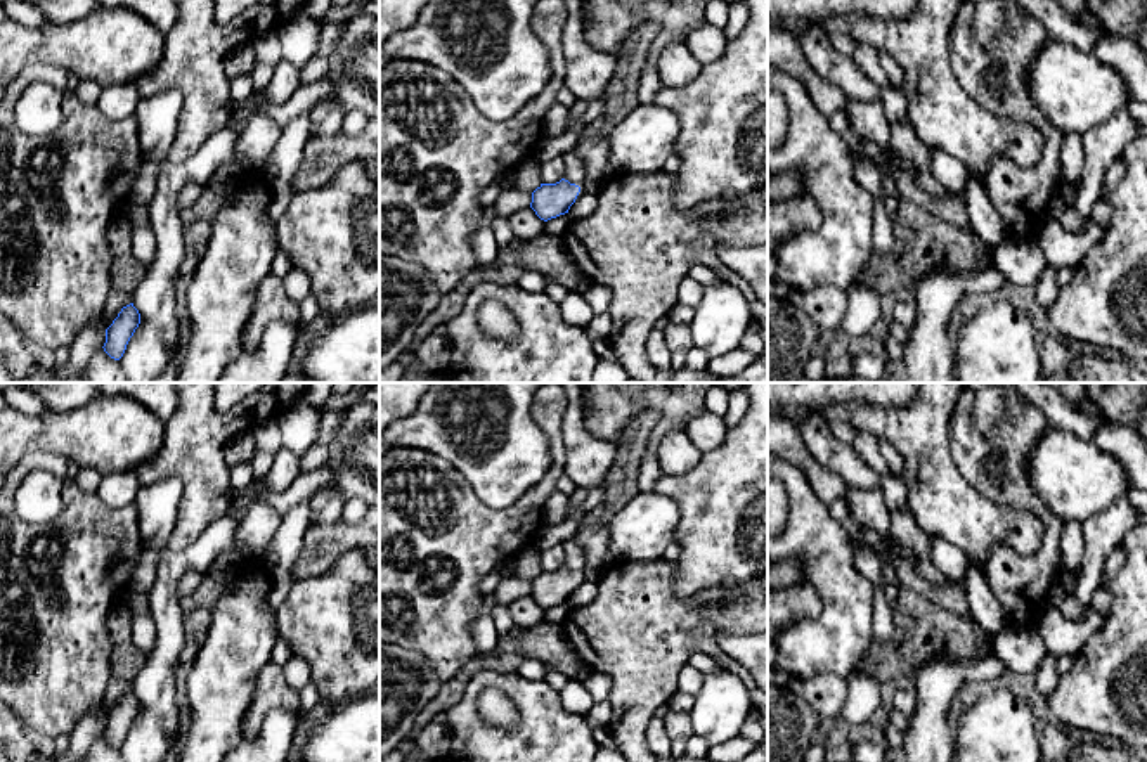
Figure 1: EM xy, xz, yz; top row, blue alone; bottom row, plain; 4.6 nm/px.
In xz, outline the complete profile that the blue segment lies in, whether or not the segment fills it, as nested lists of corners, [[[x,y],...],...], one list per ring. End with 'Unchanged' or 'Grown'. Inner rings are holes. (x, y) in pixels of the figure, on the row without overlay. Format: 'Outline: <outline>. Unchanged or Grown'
Outline: [[[570,537],[561,546],[565,549],[565,565],[556,572],[541,572],[532,580],[530,596],[544,610],[568,601],[586,566],[586,552],[577,537]]]. Grown

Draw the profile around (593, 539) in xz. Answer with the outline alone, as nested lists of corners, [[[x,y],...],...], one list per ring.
[[[580,526],[577,540],[586,552],[582,578],[599,580],[601,573],[613,563],[608,552],[606,526]]]

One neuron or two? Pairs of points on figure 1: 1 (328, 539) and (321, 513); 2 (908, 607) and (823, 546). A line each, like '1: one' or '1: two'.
1: two
2: two

